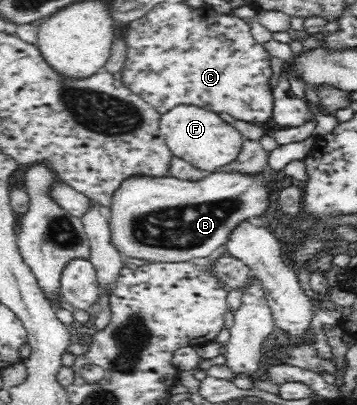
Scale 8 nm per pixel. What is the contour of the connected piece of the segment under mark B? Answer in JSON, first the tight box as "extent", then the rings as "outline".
{"extent":[107,136,316,263],"outline":[[[312,136],[278,146],[268,154],[269,169],[263,169],[259,175],[217,171],[197,181],[171,176],[125,178],[113,193],[107,212],[112,244],[123,258],[171,263],[205,261],[205,257],[209,257],[214,263],[225,253],[224,243],[241,222],[257,216],[266,218],[272,205],[267,183],[271,183],[276,178],[275,173],[283,171],[290,161],[305,160],[316,141]]]}

